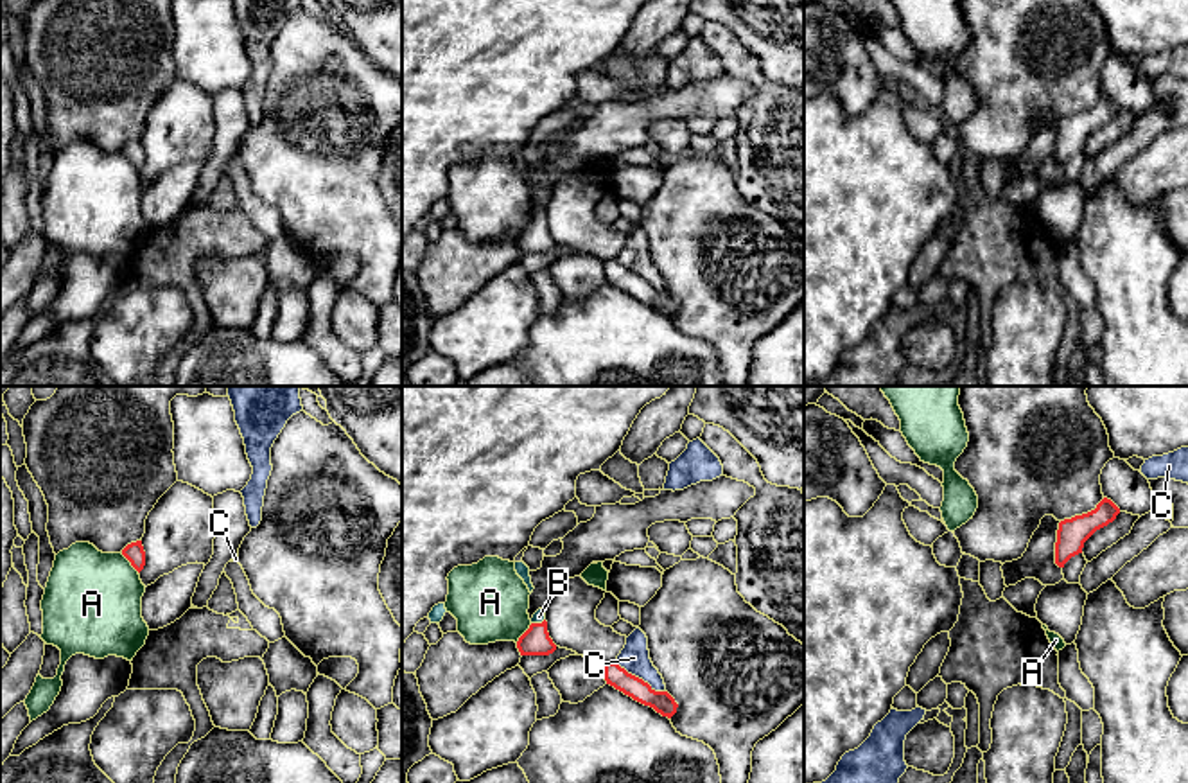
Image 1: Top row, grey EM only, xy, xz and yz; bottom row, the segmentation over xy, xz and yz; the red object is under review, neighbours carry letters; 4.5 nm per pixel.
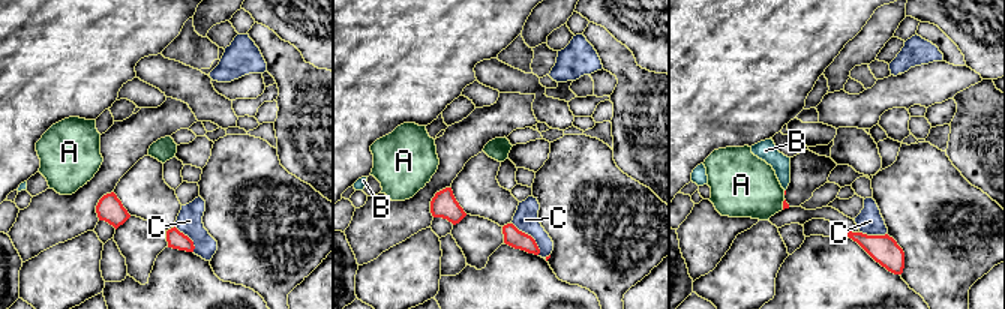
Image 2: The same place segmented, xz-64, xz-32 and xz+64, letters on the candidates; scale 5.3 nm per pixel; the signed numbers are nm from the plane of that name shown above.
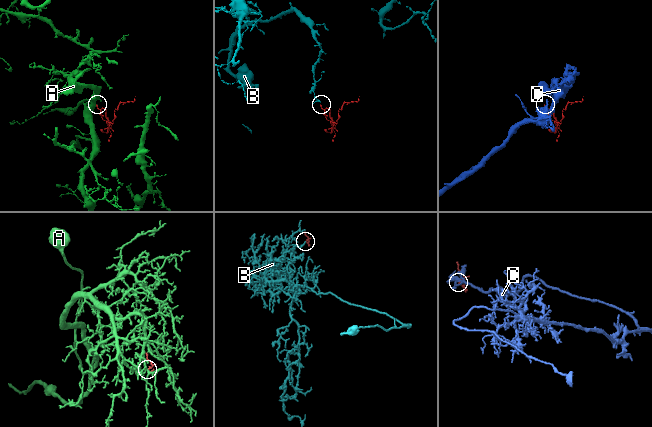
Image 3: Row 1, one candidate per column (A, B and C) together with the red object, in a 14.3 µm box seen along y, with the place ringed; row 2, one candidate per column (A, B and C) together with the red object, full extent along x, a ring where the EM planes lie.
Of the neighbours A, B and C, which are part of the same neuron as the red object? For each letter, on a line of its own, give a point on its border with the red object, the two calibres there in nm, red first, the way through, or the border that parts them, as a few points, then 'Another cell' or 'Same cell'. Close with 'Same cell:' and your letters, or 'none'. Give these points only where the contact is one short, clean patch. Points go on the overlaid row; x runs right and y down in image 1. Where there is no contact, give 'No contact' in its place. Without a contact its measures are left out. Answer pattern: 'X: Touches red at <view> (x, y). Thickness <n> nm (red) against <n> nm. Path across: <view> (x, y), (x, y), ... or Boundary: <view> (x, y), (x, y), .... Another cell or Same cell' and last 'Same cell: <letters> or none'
A: Touches red at xy (130, 561). Thickness 90 nm (red) against 440 nm. Boundary: xy (121, 554), (139, 571). Another cell
B: Touches red at xz (537, 624). Thickness 130 nm (red) against 60 nm. Path across: xz (535, 642), (537, 624), (539, 616). Same cell
C: Touches red at xz (637, 677). Thickness 100 nm (red) against 140 nm. Another cell
Same cell: B

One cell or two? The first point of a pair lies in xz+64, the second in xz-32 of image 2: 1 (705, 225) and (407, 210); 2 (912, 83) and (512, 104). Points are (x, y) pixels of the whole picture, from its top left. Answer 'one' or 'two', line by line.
1: one
2: one

